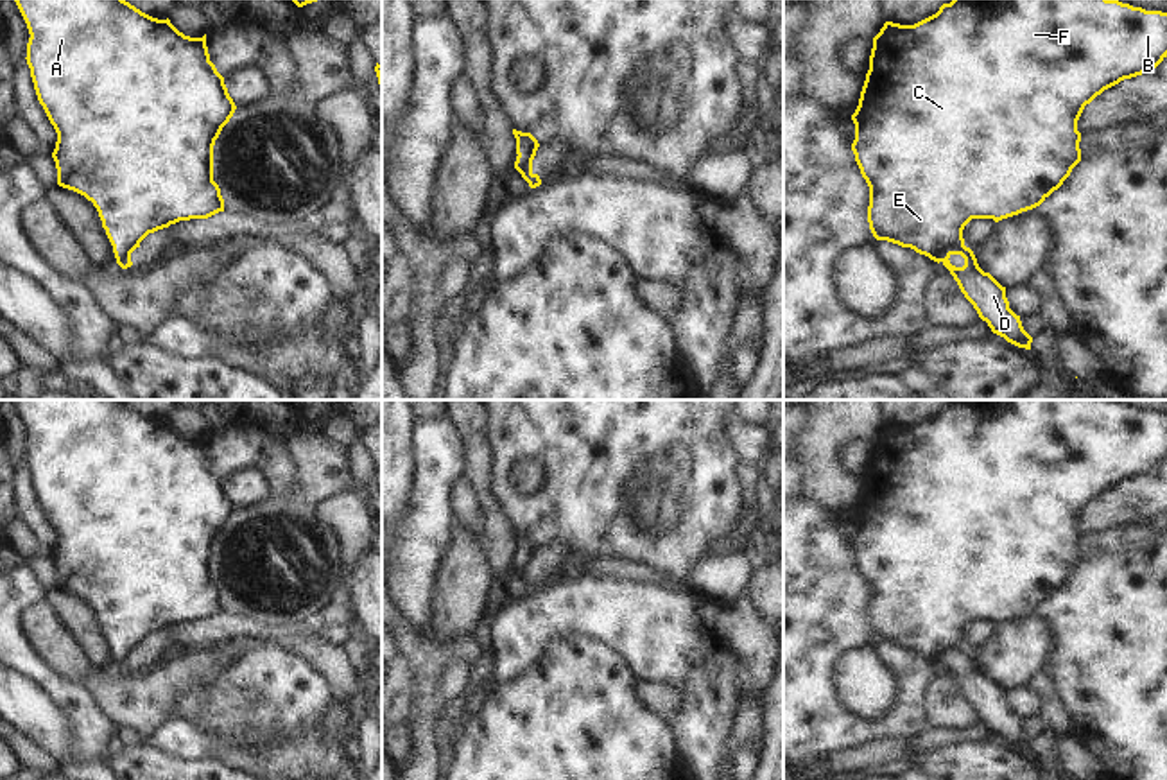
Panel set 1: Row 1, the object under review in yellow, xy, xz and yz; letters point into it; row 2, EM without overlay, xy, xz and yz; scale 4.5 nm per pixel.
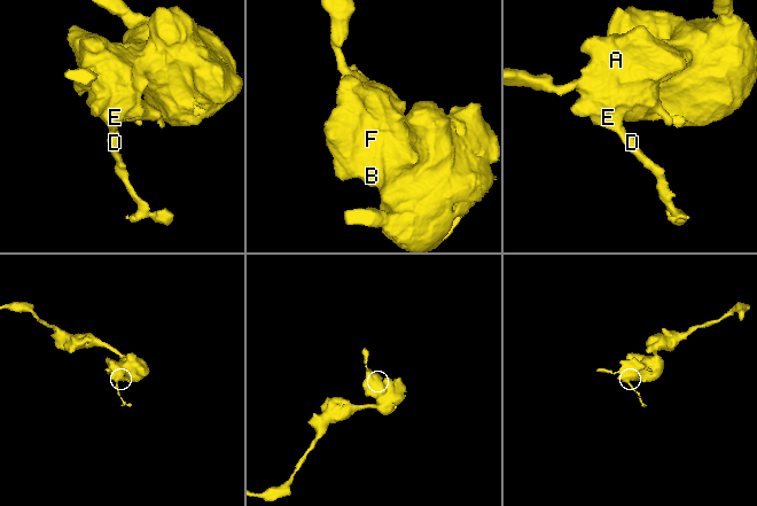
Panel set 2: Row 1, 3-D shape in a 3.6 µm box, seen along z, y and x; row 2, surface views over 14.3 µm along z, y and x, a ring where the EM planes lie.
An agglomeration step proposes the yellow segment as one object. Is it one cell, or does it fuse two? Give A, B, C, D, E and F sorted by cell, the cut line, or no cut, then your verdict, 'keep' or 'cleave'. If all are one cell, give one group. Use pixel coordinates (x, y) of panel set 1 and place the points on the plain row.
groups A B C E F / D; cut yz (963, 646), (954, 646), (942, 662); cleave

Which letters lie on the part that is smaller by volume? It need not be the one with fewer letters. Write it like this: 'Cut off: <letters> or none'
Cut off: D

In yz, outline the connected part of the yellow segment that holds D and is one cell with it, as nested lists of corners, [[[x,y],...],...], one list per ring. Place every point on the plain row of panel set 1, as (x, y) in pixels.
[[[950,647],[943,667],[950,672],[964,699],[993,735],[1018,750],[1031,751],[1033,739],[1024,732],[1020,717],[1009,710],[1006,689],[979,669],[970,649]]]

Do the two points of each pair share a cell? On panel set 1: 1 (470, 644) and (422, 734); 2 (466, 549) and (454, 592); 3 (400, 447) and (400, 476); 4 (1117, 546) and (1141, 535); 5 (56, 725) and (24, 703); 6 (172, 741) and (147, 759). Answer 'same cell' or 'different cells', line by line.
1: same cell
2: same cell
3: same cell
4: same cell
5: same cell
6: different cells

